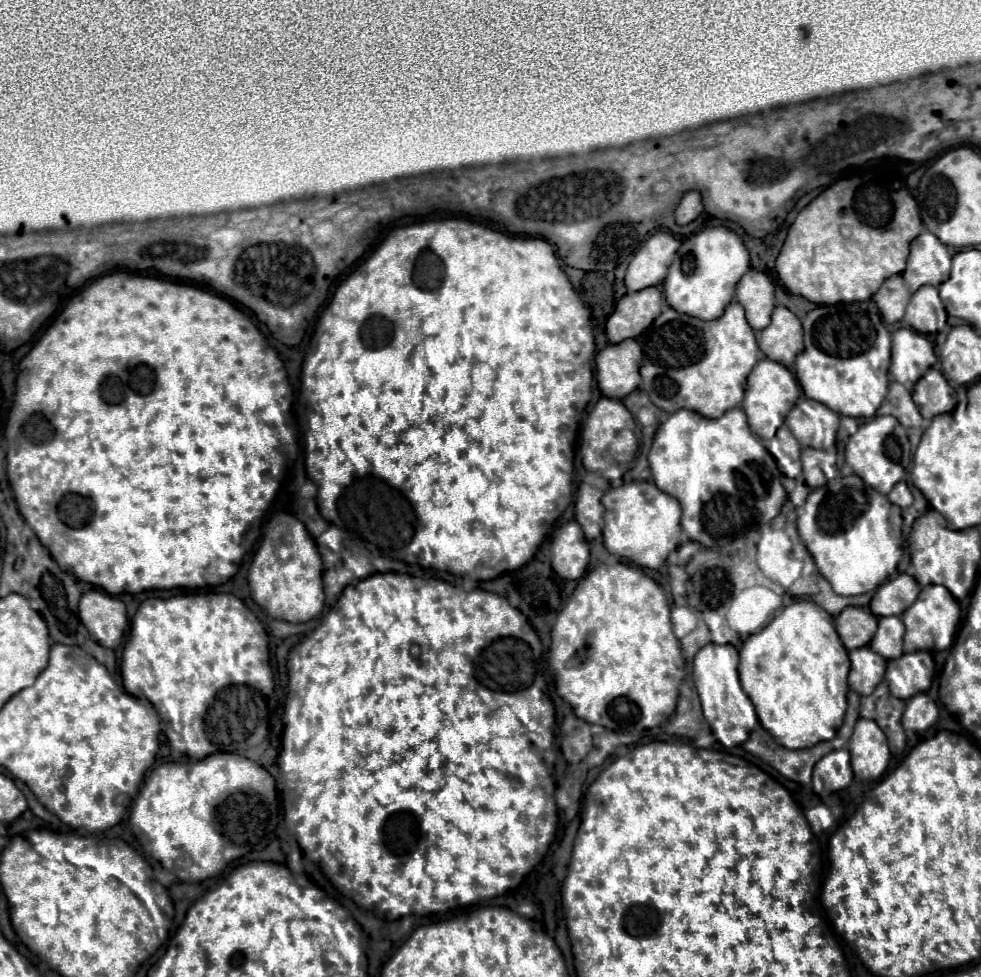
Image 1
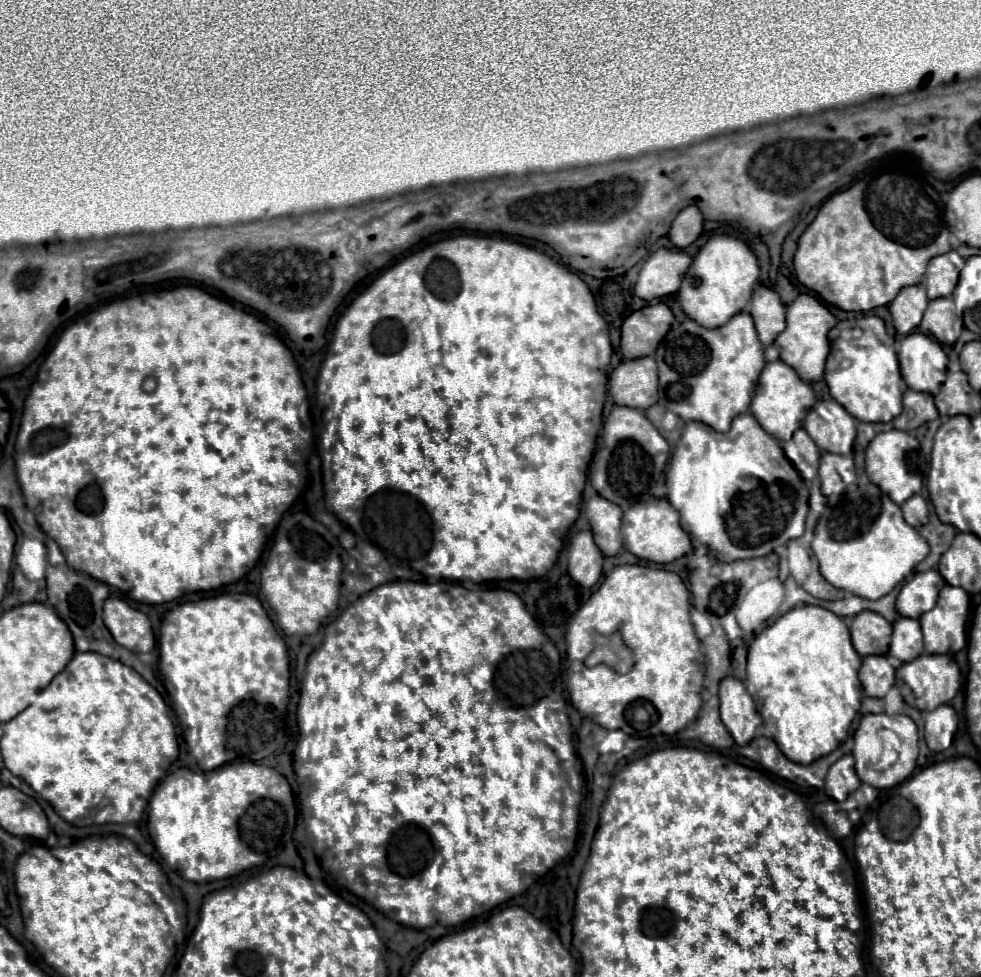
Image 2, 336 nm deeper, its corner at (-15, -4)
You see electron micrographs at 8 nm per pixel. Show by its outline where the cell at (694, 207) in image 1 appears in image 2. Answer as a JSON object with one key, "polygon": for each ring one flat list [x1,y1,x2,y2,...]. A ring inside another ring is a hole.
{"polygon":[[687,206,675,216,667,236,675,248,687,248,699,238,701,232,703,232,703,216,699,208]]}

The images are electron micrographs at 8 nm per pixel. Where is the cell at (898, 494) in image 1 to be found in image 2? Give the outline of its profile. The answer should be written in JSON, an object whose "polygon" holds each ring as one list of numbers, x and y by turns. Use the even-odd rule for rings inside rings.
{"polygon":[[915,494,907,502,903,502,901,510,903,510,903,518,907,524,911,524,915,528,921,528,923,524,927,524,927,502,919,494]]}

